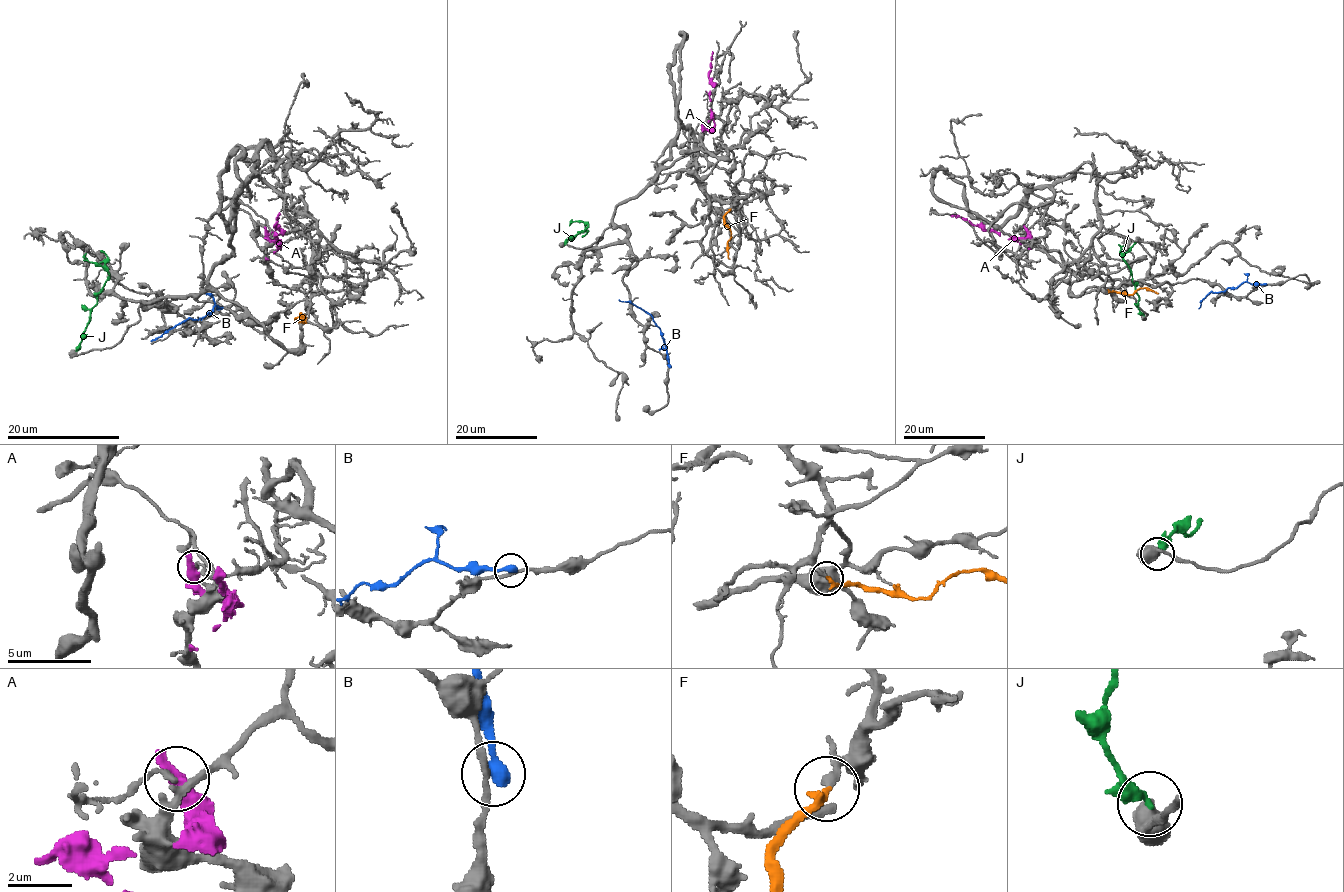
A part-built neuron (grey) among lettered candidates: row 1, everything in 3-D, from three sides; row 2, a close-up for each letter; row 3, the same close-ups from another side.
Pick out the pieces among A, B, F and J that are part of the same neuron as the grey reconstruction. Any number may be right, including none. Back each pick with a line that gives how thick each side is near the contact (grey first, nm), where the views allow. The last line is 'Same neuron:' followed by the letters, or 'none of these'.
F: 200/240 nm
Same neuron: F

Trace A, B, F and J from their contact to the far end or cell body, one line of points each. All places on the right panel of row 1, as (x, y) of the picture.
A: (1026, 228), (1028, 234), (1024, 237), (1008, 238), (950, 215)
B: (1265, 284), (1244, 281), (1236, 287), (1211, 292), (1199, 308)
F: (1108, 289), (1132, 295), (1140, 287), (1148, 287), (1158, 294)
J: (1144, 315), (1137, 307), (1138, 295), (1132, 274), (1121, 254), (1120, 250), (1124, 247)

